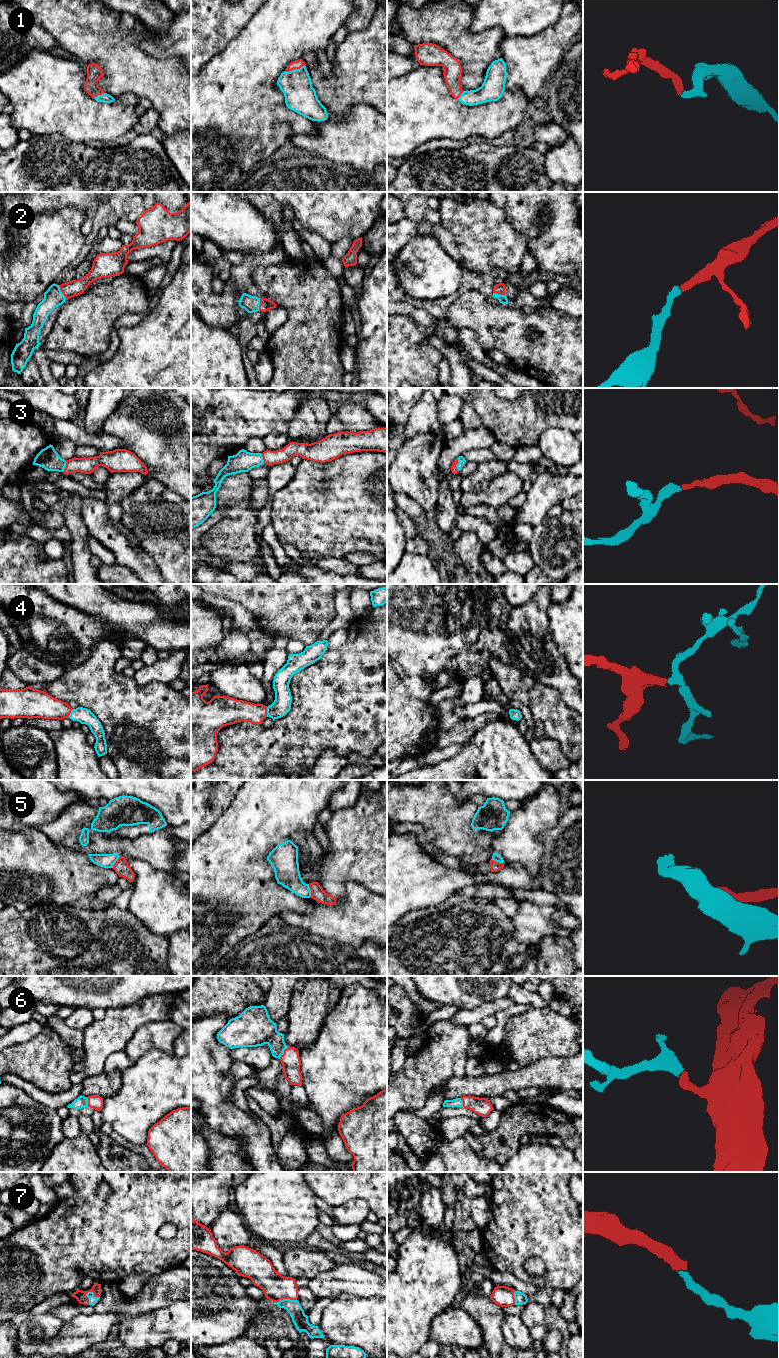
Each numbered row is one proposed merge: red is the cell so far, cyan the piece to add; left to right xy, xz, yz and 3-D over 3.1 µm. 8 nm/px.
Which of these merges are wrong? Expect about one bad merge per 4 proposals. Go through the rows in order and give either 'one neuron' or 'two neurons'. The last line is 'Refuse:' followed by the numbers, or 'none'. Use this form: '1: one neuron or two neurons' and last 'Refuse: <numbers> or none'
1: one neuron
2: one neuron
3: one neuron
4: one neuron
5: two neurons
6: one neuron
7: one neuron
Refuse: 5

